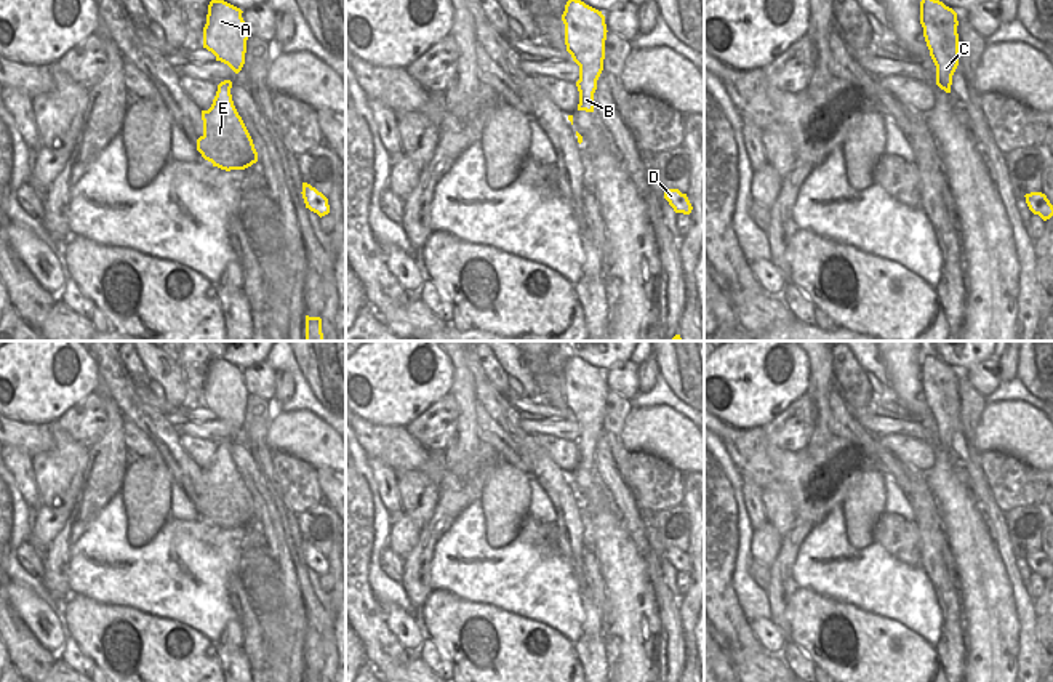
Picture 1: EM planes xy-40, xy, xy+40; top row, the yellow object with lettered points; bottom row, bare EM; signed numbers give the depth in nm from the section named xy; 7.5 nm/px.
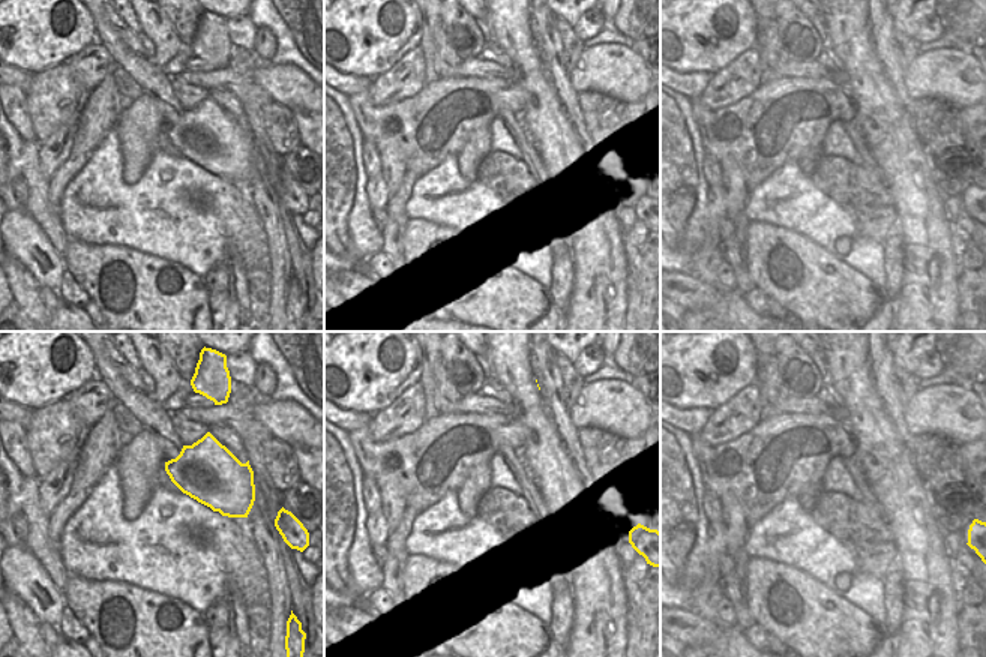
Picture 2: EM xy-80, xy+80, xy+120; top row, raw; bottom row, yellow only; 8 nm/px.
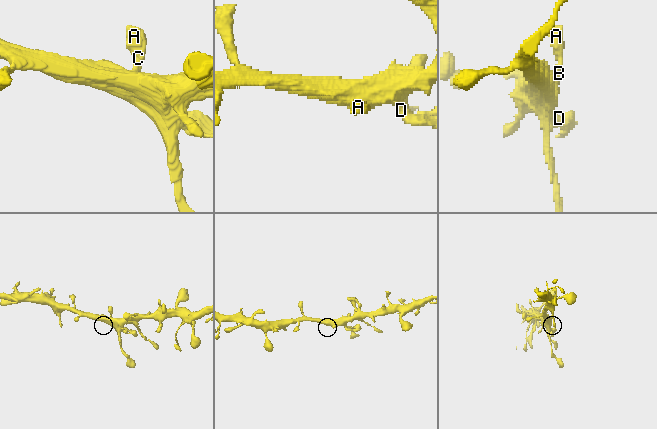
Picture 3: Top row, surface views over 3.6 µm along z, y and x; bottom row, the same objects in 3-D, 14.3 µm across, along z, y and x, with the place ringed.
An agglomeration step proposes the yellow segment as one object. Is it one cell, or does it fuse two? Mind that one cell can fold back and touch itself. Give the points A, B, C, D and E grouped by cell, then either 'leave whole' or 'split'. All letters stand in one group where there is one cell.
groups A B C D E; leave whole

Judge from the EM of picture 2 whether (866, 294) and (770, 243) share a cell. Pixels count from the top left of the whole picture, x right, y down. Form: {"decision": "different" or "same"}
{"decision": "same"}

